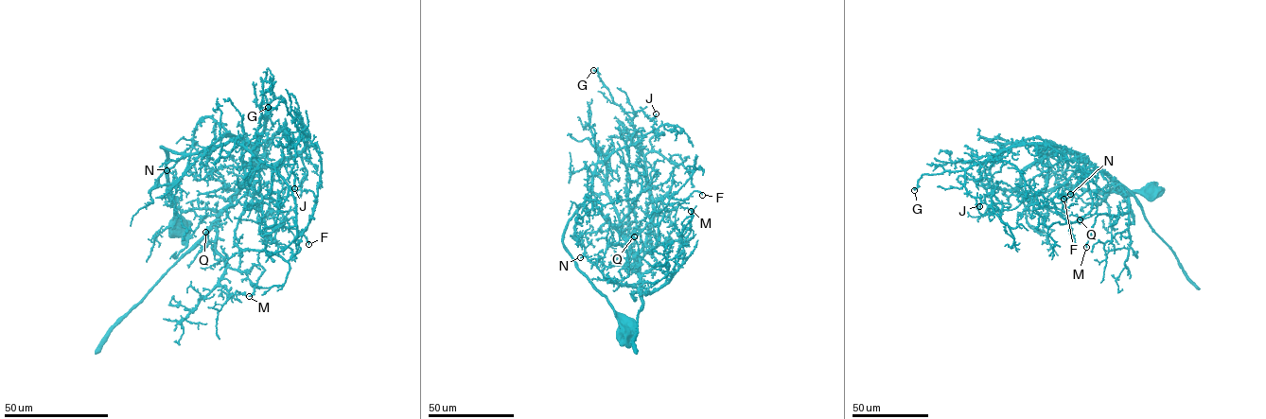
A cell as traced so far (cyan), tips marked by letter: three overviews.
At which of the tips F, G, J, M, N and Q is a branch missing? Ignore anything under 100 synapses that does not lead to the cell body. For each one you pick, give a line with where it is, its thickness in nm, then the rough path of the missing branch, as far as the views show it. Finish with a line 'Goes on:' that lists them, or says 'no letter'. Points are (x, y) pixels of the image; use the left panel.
Goes on: no letter

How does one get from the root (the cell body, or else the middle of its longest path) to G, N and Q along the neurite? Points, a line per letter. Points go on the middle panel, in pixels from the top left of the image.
G: (626, 330), (563, 241), (568, 222), (589, 199), (635, 253), (644, 243), (653, 215), (638, 136), (593, 70)
N: (626, 330), (565, 248), (568, 222), (589, 199), (627, 243), (640, 286), (605, 279), (580, 257)
Q: (626, 330), (563, 237), (589, 199), (627, 244), (641, 289), (653, 291), (668, 279), (639, 255), (634, 236)

